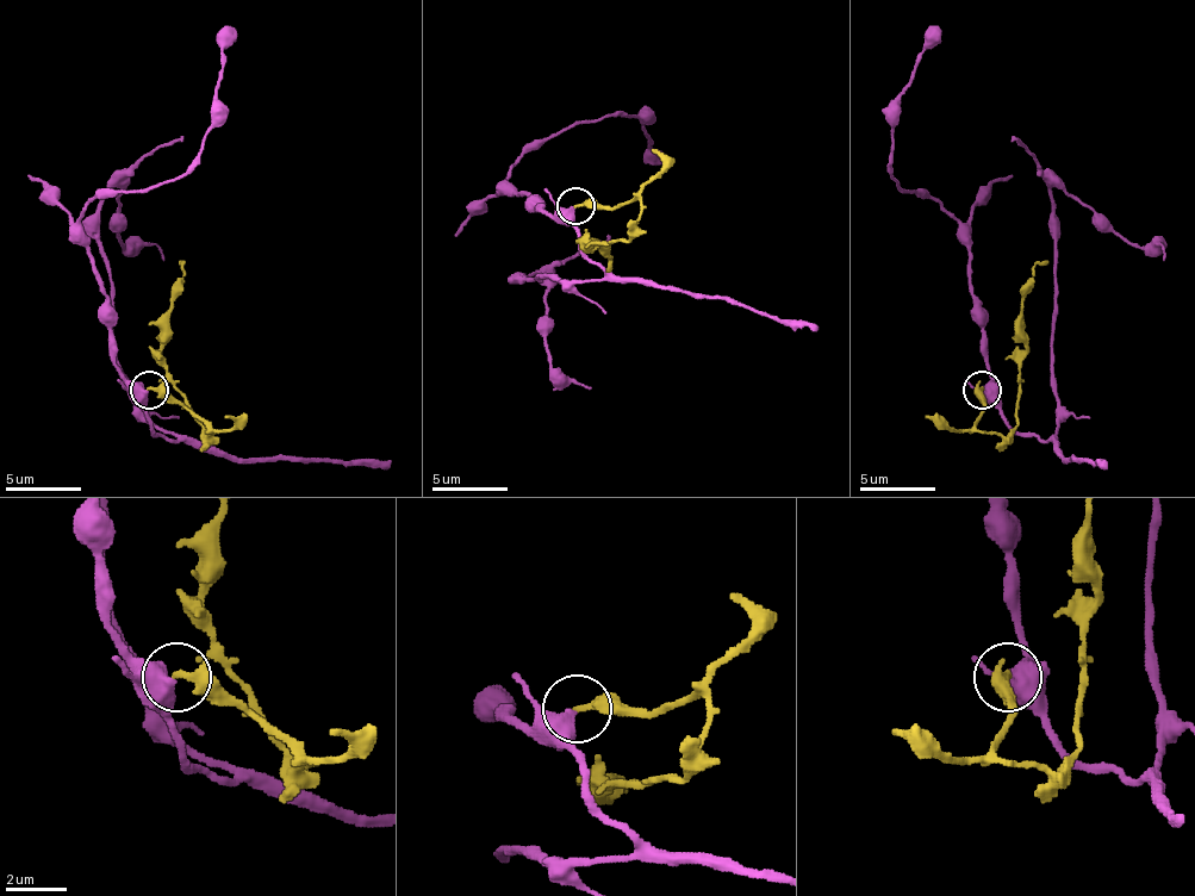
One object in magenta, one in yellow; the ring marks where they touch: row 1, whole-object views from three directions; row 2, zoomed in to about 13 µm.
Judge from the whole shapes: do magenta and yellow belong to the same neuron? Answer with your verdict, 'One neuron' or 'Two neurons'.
Two neurons

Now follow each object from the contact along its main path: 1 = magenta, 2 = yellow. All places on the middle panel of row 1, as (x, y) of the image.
1: (574, 209), (571, 224), (605, 273), (597, 280), (526, 277), (537, 277), (545, 285), (548, 364), (590, 386)
2: (574, 205), (635, 201), (635, 231), (628, 238), (590, 247), (597, 247), (609, 257), (605, 273)

